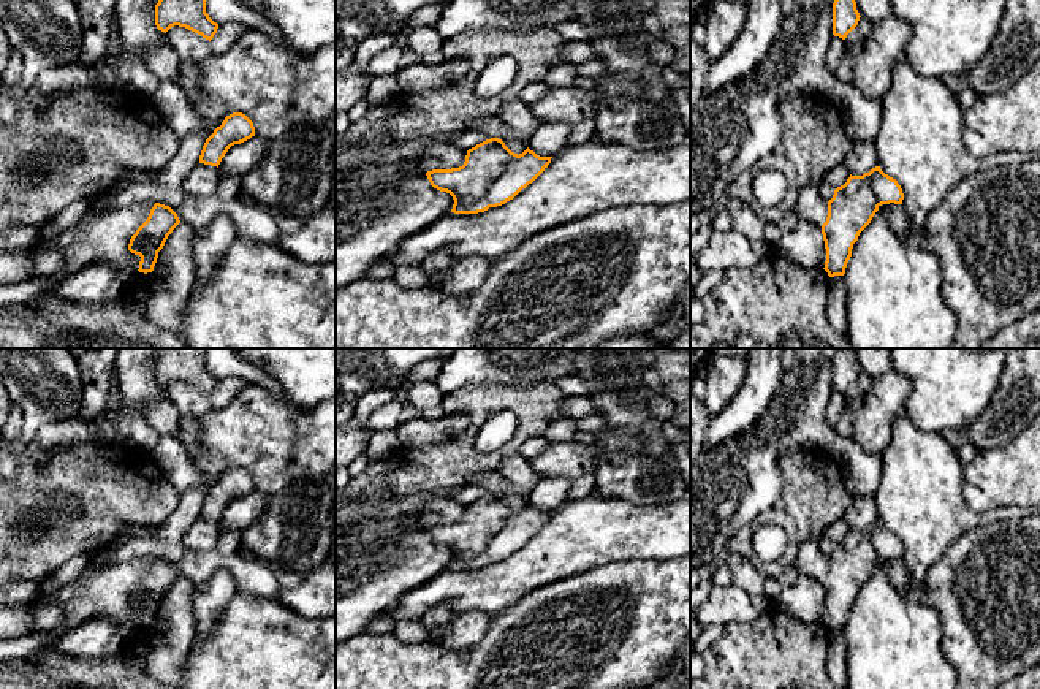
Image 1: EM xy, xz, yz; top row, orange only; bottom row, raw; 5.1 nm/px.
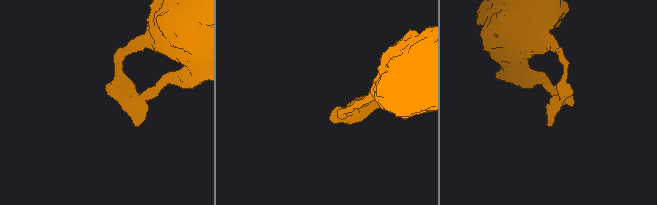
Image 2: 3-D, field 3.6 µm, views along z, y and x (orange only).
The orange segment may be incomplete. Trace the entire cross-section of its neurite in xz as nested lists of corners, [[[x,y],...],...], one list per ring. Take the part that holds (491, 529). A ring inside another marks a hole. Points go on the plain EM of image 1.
[[[499,493],[486,494],[467,505],[465,516],[459,523],[432,524],[426,531],[431,540],[453,551],[454,569],[478,569],[513,554],[522,543],[532,539],[551,518],[552,512],[540,512],[529,502],[522,508],[511,507]]]

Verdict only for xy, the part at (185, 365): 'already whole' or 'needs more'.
already whole

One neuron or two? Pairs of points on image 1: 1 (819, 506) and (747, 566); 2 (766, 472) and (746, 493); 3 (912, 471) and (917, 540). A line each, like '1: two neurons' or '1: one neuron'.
1: two neurons
2: one neuron
3: one neuron

